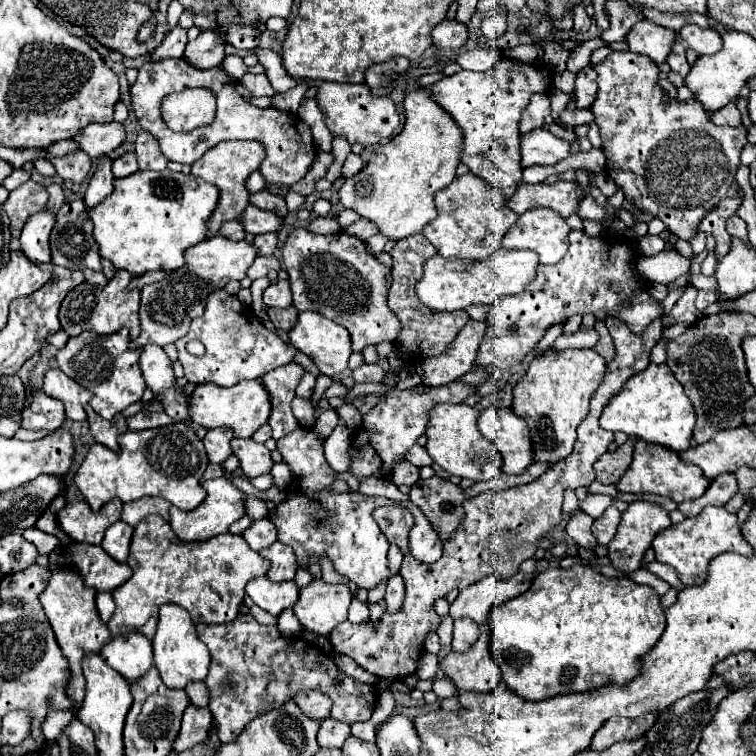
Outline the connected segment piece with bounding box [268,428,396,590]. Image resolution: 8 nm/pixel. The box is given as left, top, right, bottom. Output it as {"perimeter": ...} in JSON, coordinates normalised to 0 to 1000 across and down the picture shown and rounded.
{"perimeter":[[[394,566],[384,574],[378,574],[373,582],[368,582],[368,598],[373,601],[376,611],[384,616],[386,622],[386,640],[381,646],[381,656],[376,664],[370,664],[357,680],[357,690],[365,696],[368,701],[368,714],[373,720],[381,720],[386,722],[389,733],[392,733],[392,743],[394,743],[394,751],[407,751],[407,741],[410,738],[423,738],[423,735],[431,735],[442,754],[458,765],[463,765],[468,772],[484,778],[484,780],[492,780],[503,767],[508,765],[516,765],[516,757],[513,757],[513,738],[511,738],[511,730],[513,730],[513,714],[511,709],[505,706],[505,701],[500,698],[500,693],[495,690],[495,683],[492,677],[500,672],[500,669],[516,669],[516,667],[524,667],[513,659],[503,659],[503,656],[481,656],[476,651],[439,651],[437,643],[442,640],[444,635],[444,624],[434,616],[431,611],[431,603],[429,603],[429,582],[423,579],[423,574],[413,566]]]}

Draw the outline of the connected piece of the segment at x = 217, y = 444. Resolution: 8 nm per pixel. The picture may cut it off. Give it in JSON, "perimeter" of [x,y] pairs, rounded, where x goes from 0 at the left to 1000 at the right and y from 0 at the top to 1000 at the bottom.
{"perimeter":[[[299,566],[275,569],[275,574],[267,585],[270,585],[270,593],[272,593],[275,608],[280,614],[294,614],[304,603],[304,582],[307,582],[307,574]]]}

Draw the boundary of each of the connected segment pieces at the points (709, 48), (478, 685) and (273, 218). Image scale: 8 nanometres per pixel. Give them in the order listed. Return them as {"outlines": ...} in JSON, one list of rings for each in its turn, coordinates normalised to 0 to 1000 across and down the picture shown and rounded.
{"outlines":[[[[907,32],[899,40],[899,50],[910,58],[910,63],[915,63],[923,74],[931,71],[947,71],[955,66],[955,50],[947,40],[942,37],[926,37],[918,32]]],[[[638,831],[635,844],[616,865],[595,865],[585,876],[585,886],[606,907],[606,915],[643,915],[661,902],[661,886],[648,868],[648,833]]],[[[328,270],[320,280],[320,302],[331,310],[365,307],[373,302],[373,291],[365,283],[357,283],[352,278],[341,278],[339,272]]]]}

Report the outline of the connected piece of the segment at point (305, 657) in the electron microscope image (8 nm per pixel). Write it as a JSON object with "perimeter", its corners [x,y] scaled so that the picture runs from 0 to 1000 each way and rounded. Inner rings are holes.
{"perimeter":[[[317,812],[294,828],[262,825],[259,833],[262,844],[275,854],[280,868],[278,889],[270,905],[278,915],[275,937],[280,939],[288,960],[291,981],[307,981],[331,952],[384,926],[394,913],[421,910],[431,915],[442,929],[439,947],[458,958],[484,955],[495,942],[495,907],[474,905],[466,897],[452,897],[447,902],[450,892],[437,868],[418,860],[399,844],[373,844],[365,839],[365,828],[347,828],[333,812]],[[317,907],[323,910],[317,913]]]}

